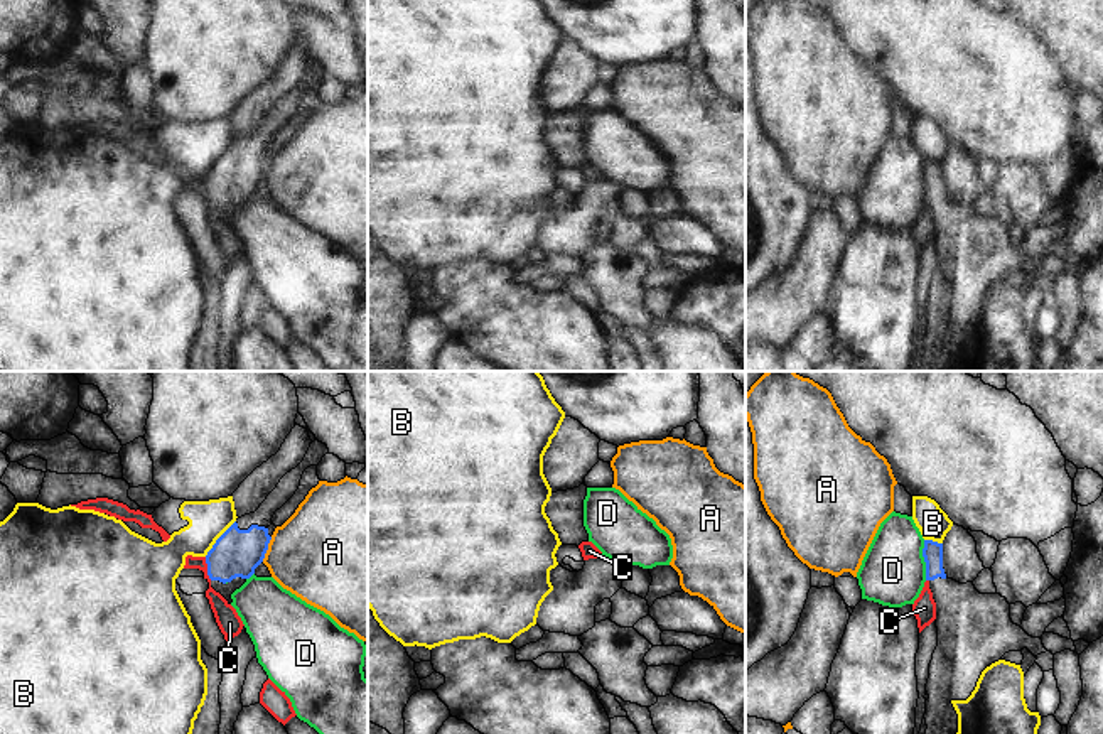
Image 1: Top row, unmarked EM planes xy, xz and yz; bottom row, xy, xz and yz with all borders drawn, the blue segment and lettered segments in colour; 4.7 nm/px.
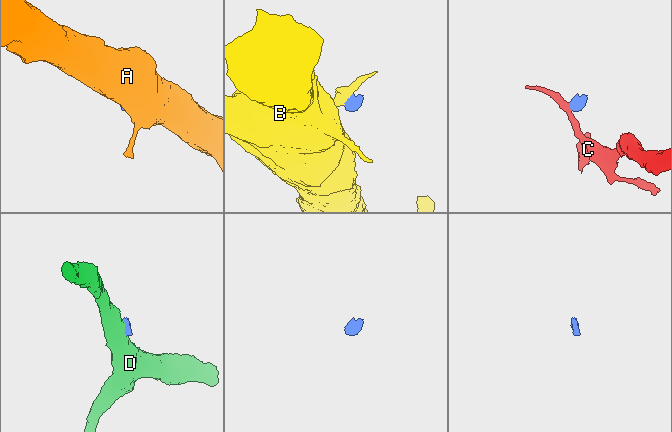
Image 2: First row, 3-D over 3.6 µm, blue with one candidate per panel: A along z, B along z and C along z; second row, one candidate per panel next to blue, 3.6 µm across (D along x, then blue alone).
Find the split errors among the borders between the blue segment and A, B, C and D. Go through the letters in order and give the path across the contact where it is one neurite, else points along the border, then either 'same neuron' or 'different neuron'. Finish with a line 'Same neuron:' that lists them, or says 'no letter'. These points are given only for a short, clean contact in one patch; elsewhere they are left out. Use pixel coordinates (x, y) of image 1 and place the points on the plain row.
A: along xy (272, 159), (262, 183) | different neuron
B: along xy (235, 142), (204, 178) | different neuron
C: along xy (204, 179), (211, 201) | different neuron
D: along yz (923, 162), (926, 201) | different neuron
Same neuron: no letter

